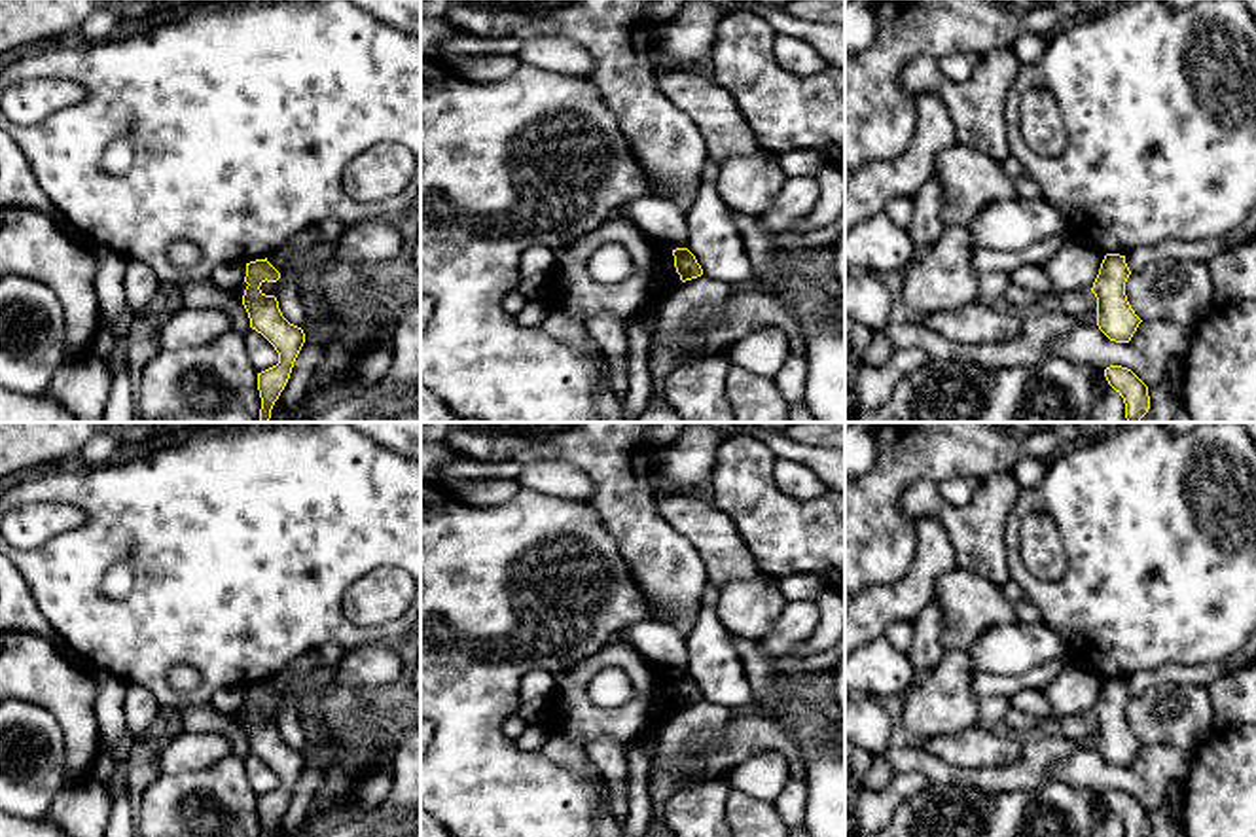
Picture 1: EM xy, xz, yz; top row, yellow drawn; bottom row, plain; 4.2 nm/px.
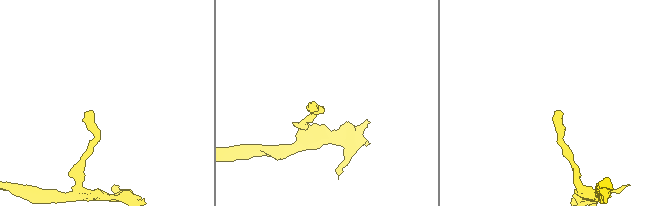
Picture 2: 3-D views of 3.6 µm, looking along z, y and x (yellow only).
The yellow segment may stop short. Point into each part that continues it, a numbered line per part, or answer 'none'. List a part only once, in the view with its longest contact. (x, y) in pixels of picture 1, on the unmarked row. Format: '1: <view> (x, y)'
none

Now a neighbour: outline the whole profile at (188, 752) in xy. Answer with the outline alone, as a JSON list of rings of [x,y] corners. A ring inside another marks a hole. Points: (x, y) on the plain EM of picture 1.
[[[182,731],[157,750],[161,775],[180,775],[210,769],[231,754],[229,740],[220,733]]]

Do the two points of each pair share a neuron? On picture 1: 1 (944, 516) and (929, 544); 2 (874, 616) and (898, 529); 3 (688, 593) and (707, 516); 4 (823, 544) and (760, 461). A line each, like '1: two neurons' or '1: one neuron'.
1: two neurons
2: two neurons
3: two neurons
4: one neuron

